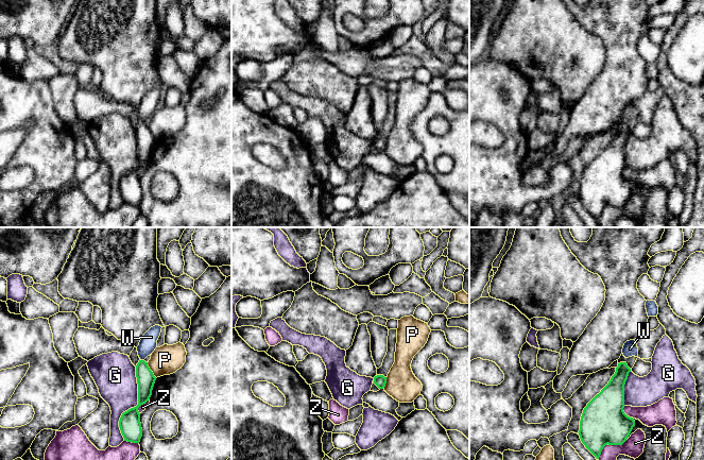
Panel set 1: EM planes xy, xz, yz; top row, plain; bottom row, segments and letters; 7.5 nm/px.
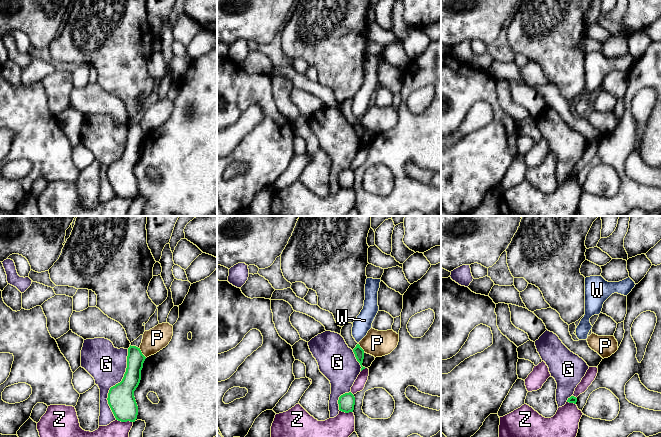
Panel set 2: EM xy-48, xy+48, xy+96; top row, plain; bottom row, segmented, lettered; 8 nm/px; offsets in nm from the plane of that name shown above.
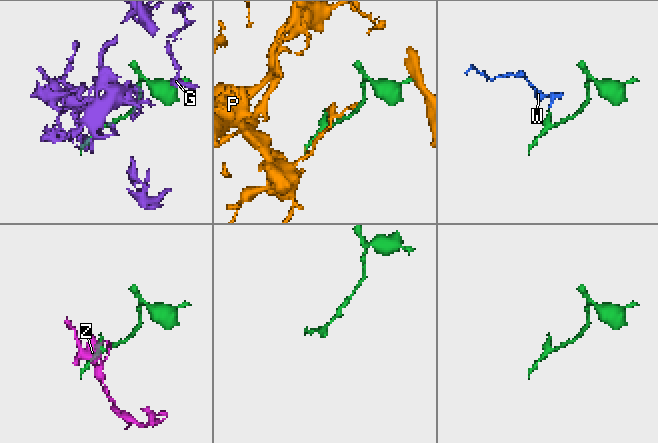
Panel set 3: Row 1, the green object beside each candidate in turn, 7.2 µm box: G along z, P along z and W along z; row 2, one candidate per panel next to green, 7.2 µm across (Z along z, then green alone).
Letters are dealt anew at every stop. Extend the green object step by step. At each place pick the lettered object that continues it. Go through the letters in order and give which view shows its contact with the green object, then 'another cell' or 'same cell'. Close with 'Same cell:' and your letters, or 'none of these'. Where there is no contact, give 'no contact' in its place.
G: contact in xy; another cell
P: contact in xy; another cell
W: contact in xy; same cell
Z: contact in yz; another cell
Same cell: W

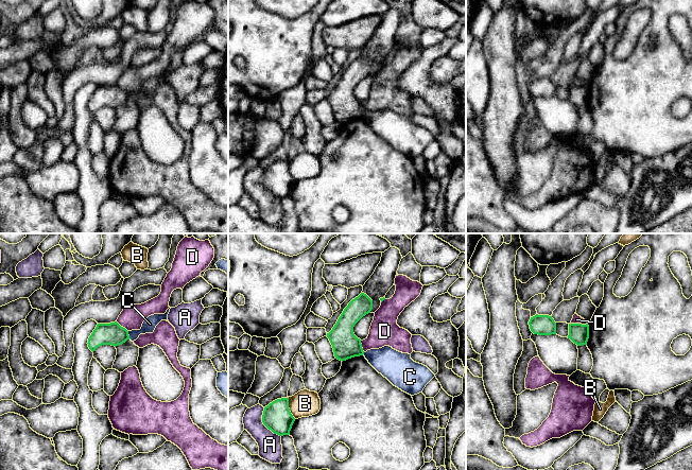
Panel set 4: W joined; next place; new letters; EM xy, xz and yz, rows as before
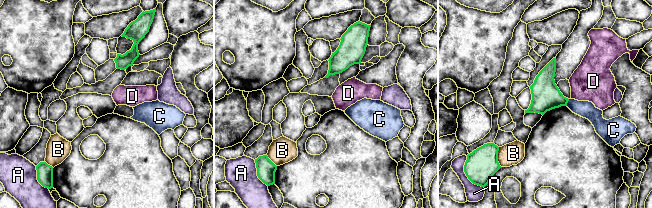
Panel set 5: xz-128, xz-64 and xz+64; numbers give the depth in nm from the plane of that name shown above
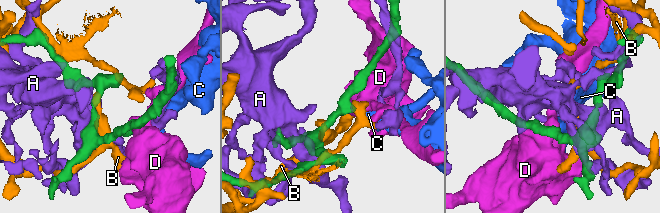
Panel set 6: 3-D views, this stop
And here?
A: contact in xz; another cell
B: contact in xz; another cell
C: contact in xy; another cell
D: contact in yz; another cell
Same cell: none of these

